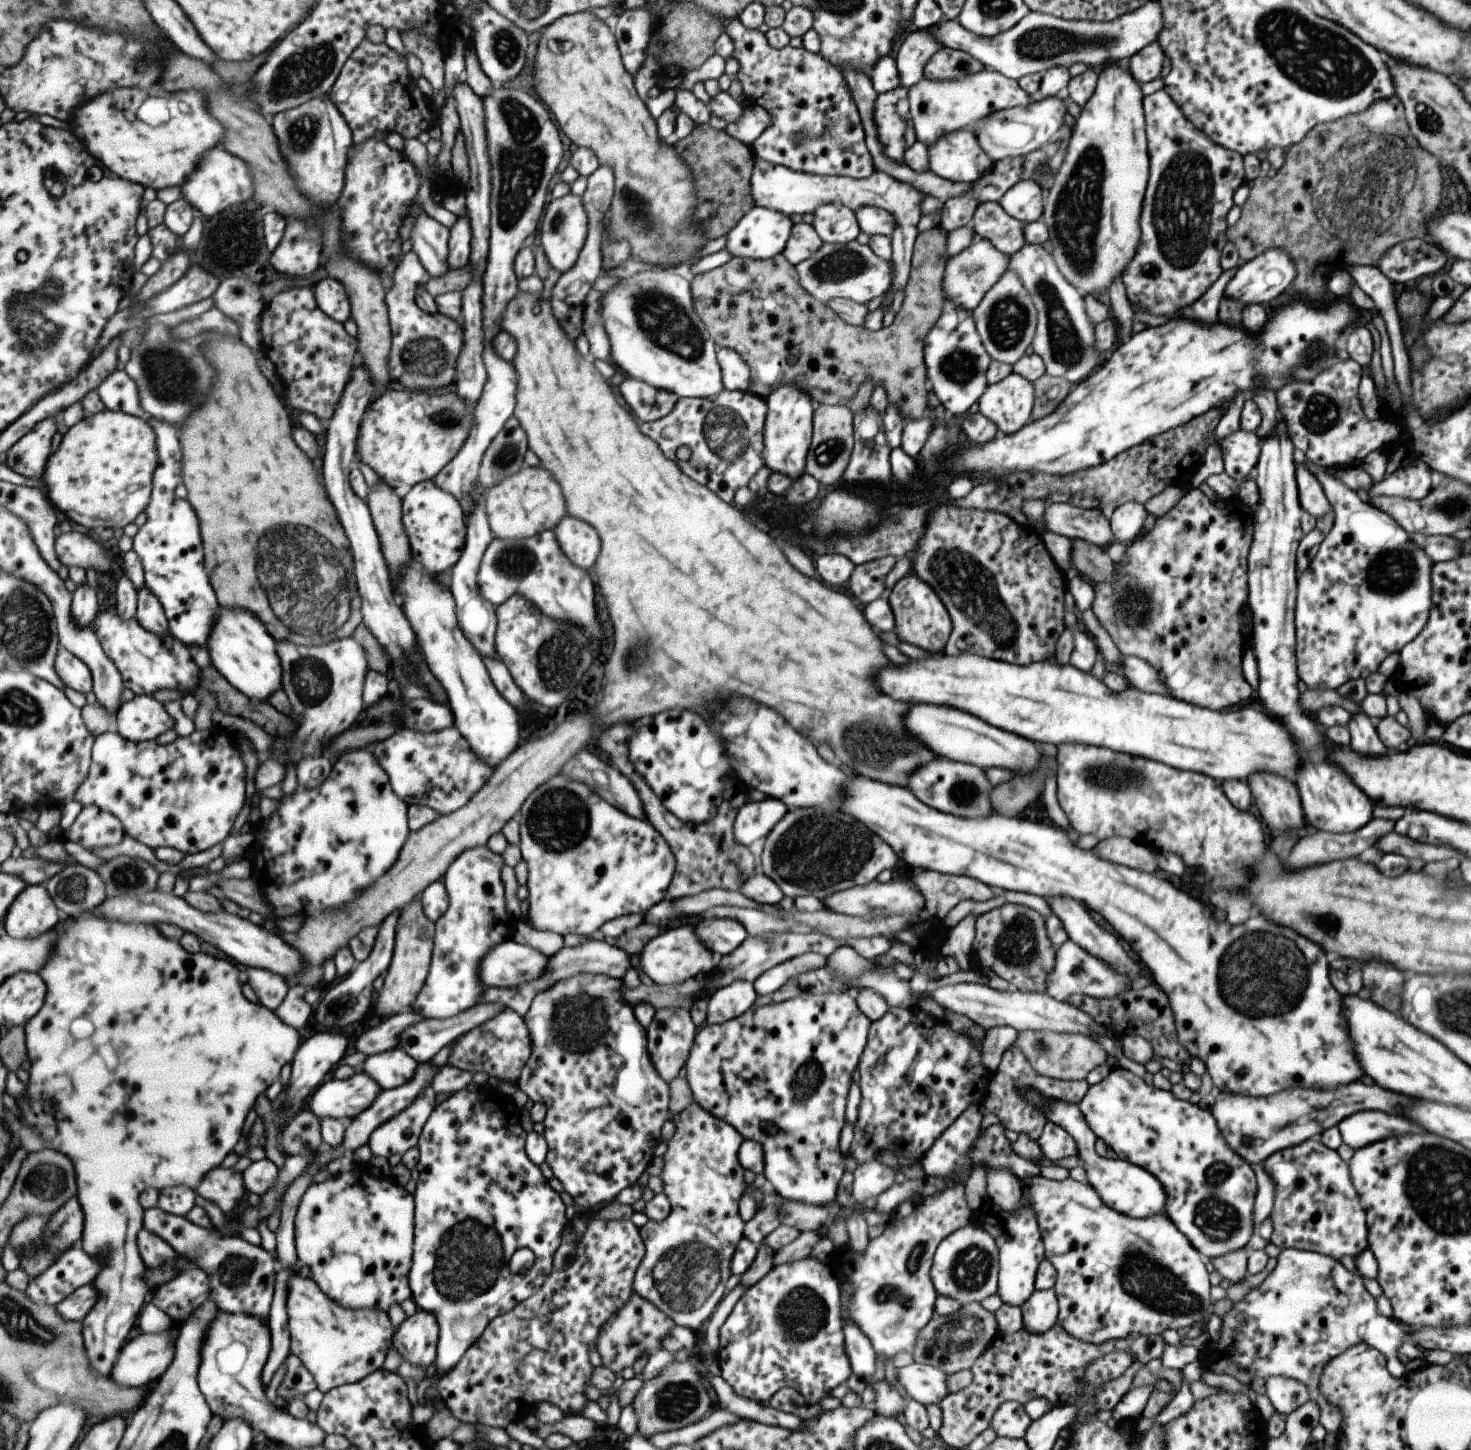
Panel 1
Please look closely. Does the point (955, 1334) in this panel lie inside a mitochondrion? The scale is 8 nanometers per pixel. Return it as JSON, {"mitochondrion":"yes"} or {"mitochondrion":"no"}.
{"mitochondrion":"yes"}

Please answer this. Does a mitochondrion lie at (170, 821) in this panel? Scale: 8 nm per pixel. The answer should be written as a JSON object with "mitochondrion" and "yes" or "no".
{"mitochondrion":"no"}

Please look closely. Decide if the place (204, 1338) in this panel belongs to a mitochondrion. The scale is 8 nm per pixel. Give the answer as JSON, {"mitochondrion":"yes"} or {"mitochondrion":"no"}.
{"mitochondrion":"no"}

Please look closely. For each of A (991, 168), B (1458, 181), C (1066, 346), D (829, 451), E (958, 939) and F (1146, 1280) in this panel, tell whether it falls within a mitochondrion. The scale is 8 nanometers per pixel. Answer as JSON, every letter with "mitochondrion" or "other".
{"A":"other","B":"other","C":"mitochondrion","D":"mitochondrion","E":"other","F":"mitochondrion"}

